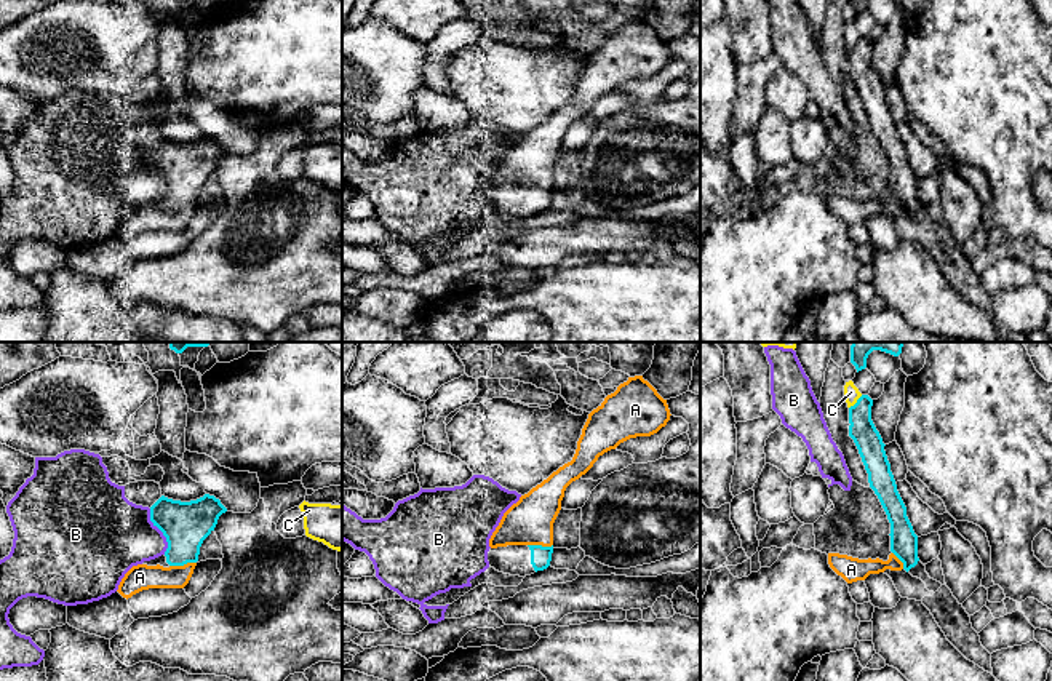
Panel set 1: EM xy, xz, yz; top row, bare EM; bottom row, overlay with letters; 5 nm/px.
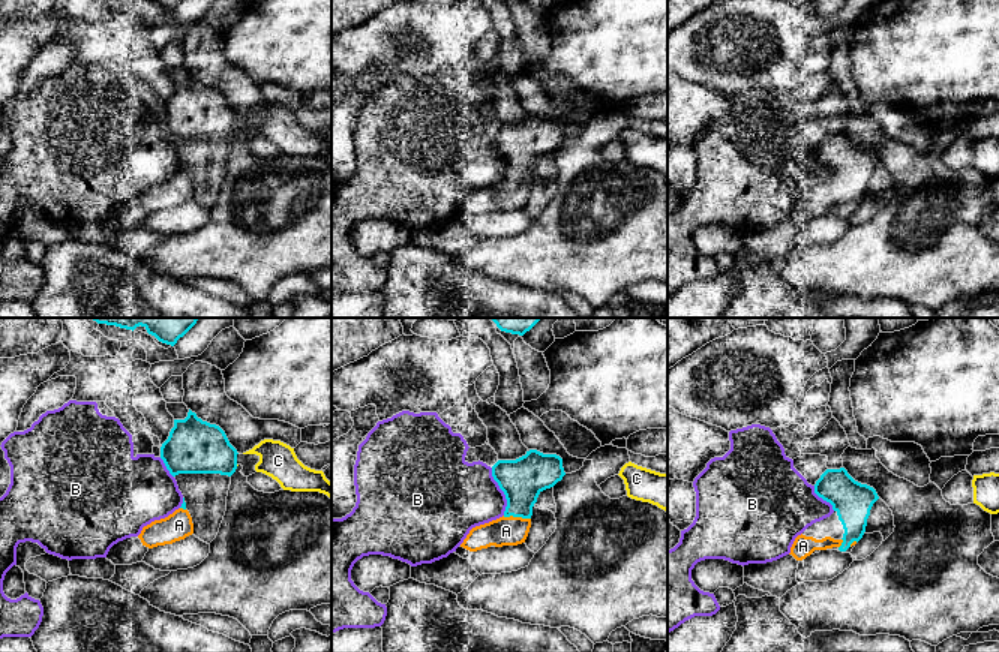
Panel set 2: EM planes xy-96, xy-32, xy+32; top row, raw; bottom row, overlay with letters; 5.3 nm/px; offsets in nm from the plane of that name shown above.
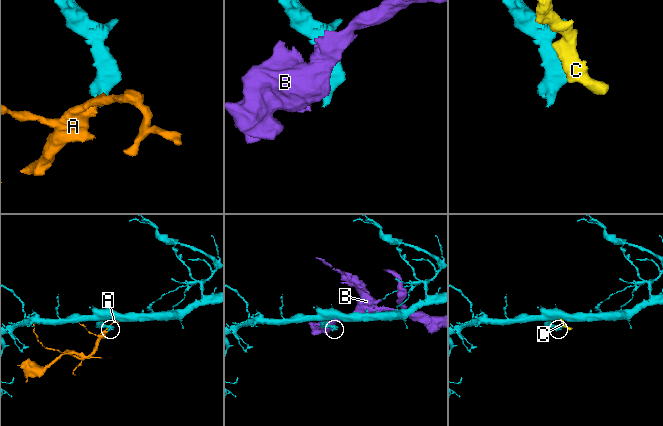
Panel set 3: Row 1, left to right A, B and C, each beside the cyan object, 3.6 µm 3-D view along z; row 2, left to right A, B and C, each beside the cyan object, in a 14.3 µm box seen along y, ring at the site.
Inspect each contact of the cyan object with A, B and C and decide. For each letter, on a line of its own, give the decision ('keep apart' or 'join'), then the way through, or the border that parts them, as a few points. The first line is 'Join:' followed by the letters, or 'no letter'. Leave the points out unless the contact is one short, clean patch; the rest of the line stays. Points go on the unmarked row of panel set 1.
Join: A
A: join | across xy (186, 167), (183, 207), (170, 219), (139, 219)
B: keep apart
C: keep apart

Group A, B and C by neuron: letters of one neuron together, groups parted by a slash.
A / B / C

